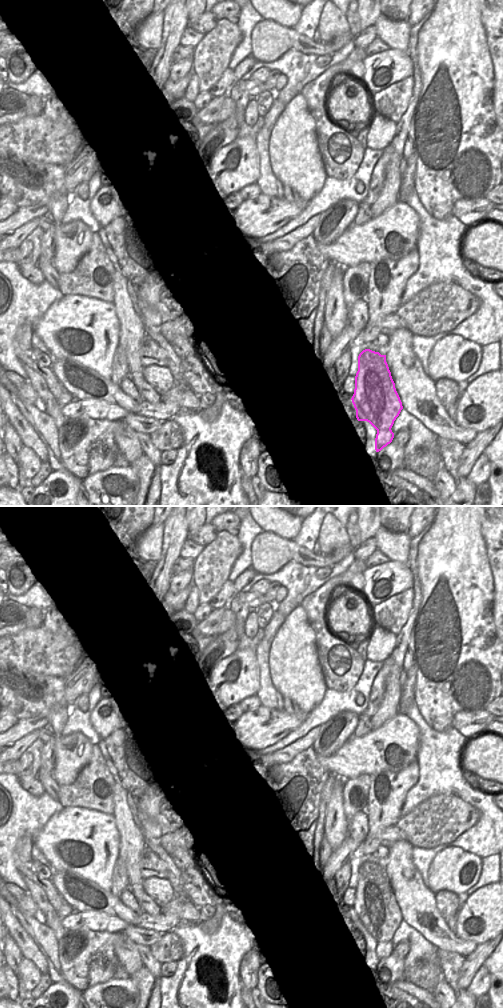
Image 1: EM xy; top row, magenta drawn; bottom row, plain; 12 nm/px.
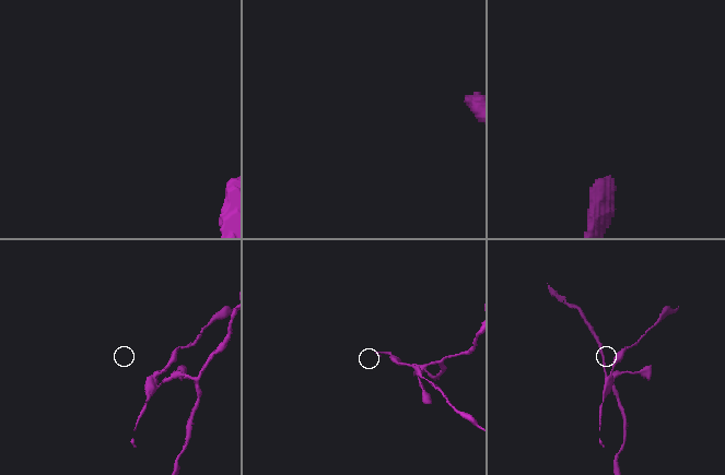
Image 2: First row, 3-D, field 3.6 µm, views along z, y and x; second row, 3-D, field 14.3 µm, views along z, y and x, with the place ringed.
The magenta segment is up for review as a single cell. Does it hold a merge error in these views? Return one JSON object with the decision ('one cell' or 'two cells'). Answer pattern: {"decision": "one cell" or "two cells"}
{"decision": "two cells"}

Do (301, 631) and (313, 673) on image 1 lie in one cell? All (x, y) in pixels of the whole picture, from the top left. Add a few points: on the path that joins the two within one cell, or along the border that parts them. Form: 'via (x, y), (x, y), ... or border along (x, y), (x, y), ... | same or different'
via (301, 641), (301, 661), (303, 663) | same

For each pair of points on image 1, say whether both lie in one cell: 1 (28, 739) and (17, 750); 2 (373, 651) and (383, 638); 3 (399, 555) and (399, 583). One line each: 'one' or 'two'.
1: one
2: one
3: two

